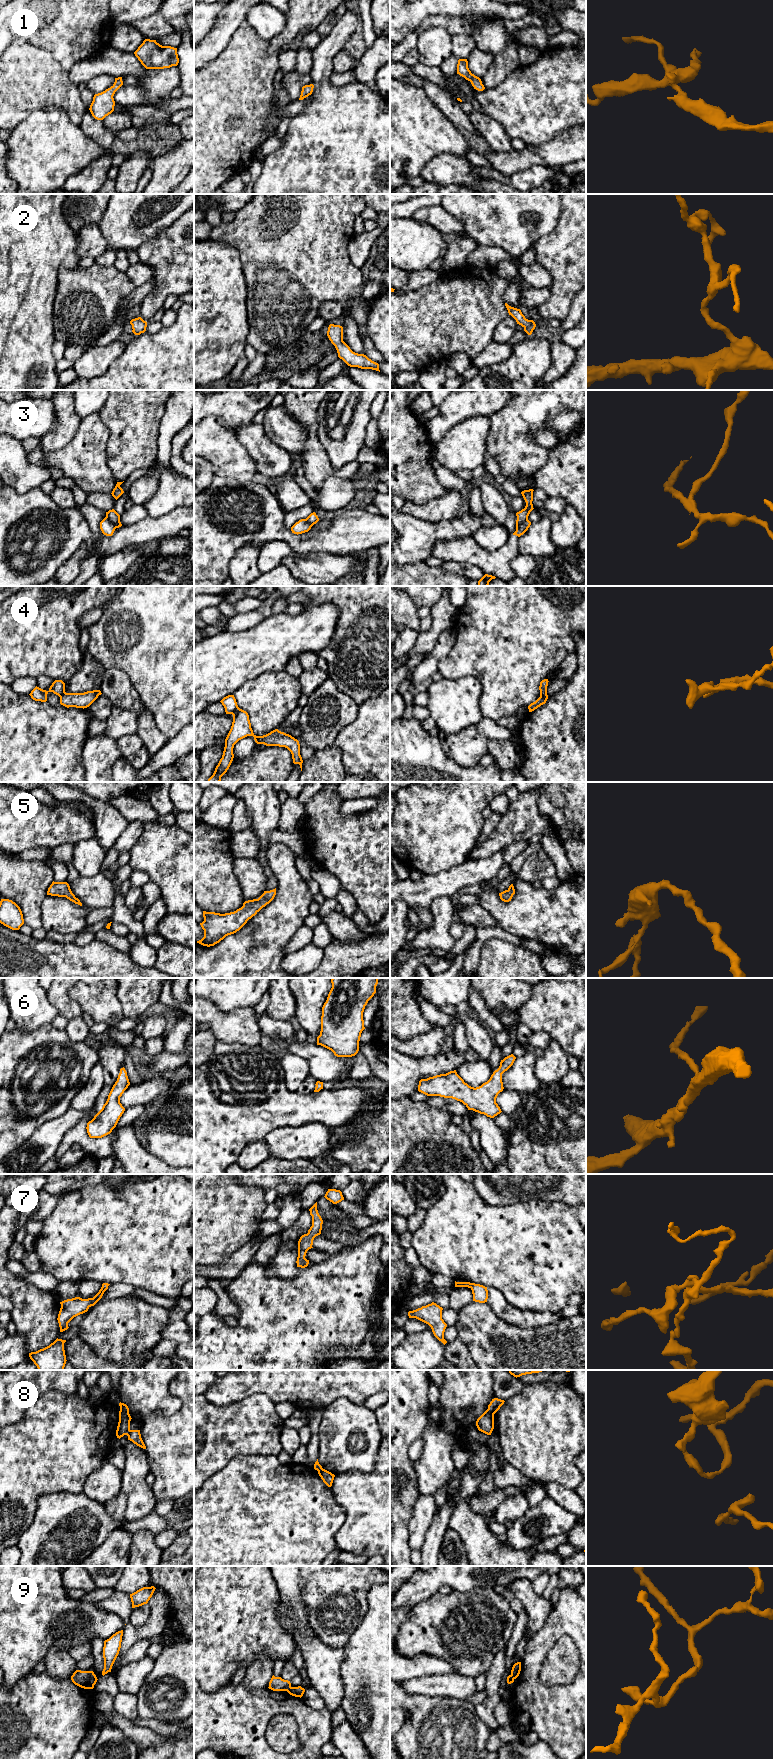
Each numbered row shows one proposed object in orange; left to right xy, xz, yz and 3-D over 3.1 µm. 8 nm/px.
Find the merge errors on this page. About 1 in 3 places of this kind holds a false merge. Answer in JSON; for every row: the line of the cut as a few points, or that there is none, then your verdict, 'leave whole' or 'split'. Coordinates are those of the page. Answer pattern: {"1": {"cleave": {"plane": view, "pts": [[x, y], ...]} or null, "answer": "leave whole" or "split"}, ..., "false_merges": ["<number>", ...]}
{"1": {"cleave": null, "answer": "leave whole"}, "2": {"cleave": null, "answer": "leave whole"}, "3": {"cleave": {"plane": "yz", "pts": [[527, 519], [516, 529]]}, "answer": "split"}, "4": {"cleave": {"plane": "xz", "pts": [[256, 736], [258, 743]]}, "answer": "split"}, "5": {"cleave": null, "answer": "leave whole"}, "6": {"cleave": null, "answer": "leave whole"}, "7": {"cleave": null, "answer": "leave whole"}, "8": {"cleave": {"plane": "xy", "pts": [[120, 1409], [128, 1413]]}, "answer": "split"}, "9": {"cleave": {"plane": "xz", "pts": [[290, 1686], [286, 1690]]}, "answer": "split"}, "false_merges": ["3", "4", "8", "9"]}

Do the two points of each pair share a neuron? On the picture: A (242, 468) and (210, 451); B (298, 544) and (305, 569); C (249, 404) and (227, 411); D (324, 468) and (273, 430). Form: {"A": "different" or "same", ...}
{"A": "same", "B": "different", "C": "same", "D": "different"}

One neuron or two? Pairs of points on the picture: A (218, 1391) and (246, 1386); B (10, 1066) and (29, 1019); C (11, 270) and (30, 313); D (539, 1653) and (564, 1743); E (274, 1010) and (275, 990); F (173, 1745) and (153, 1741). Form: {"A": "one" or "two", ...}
{"A": "one", "B": "two", "C": "one", "D": "one", "E": "one", "F": "two"}

